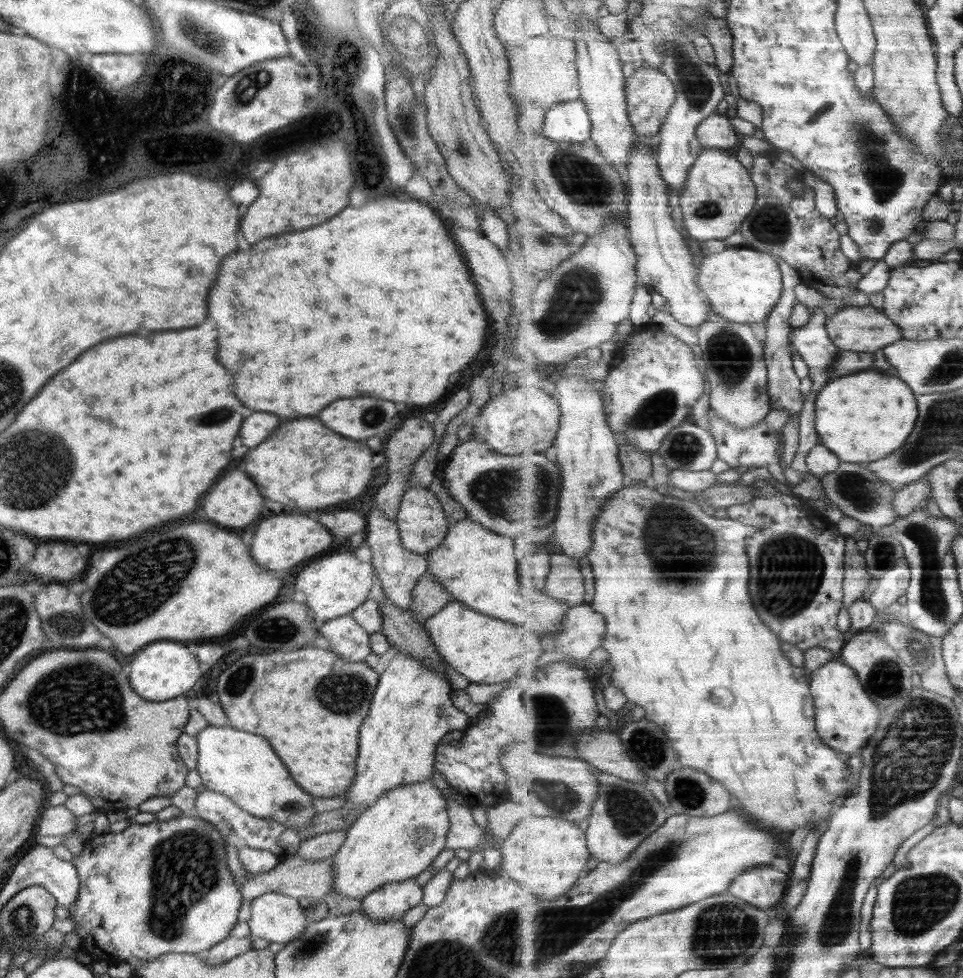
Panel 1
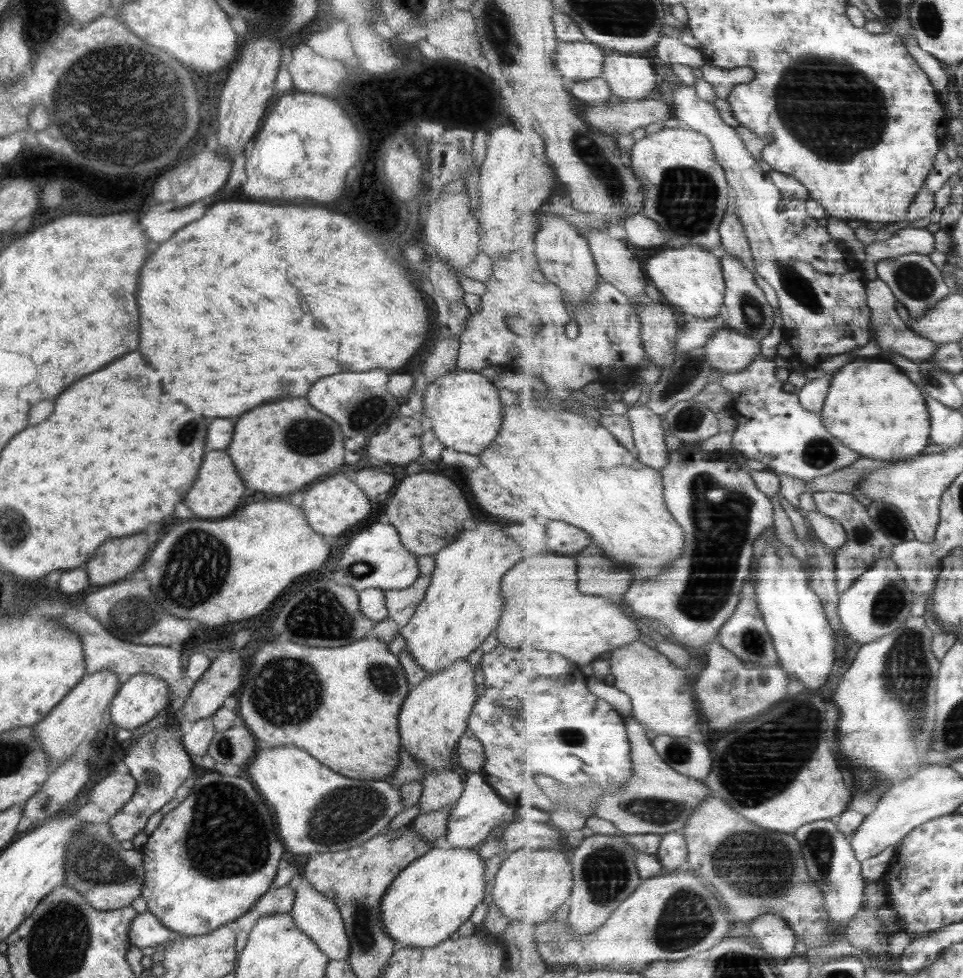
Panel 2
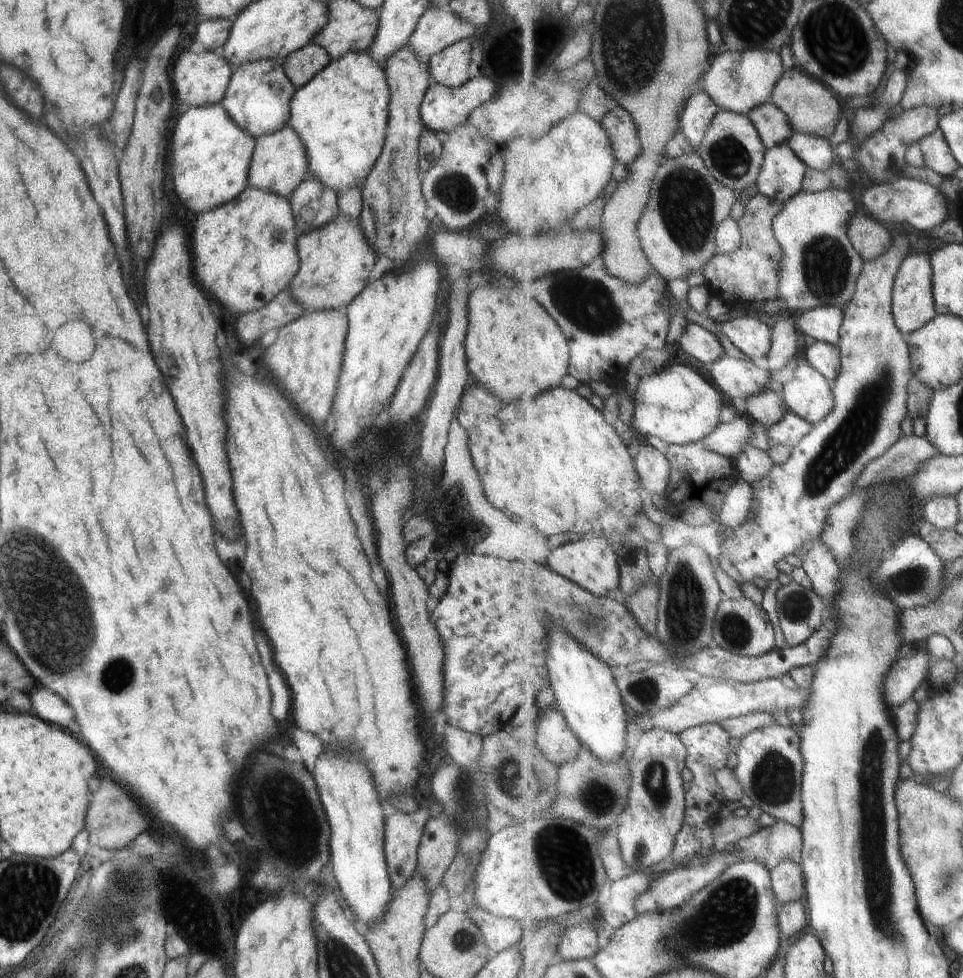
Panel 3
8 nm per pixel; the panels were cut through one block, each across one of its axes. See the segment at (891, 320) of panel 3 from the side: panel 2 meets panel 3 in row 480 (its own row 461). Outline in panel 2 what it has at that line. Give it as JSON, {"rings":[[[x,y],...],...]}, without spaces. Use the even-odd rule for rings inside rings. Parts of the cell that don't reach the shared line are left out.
{"rings":[[[760,353],[746,370],[737,373],[724,373],[719,380],[723,383],[724,388],[729,389],[734,396],[730,411],[736,417],[738,426],[734,432],[732,446],[745,453],[747,457],[769,464],[769,469],[775,473],[791,474],[804,480],[831,475],[833,472],[838,472],[844,467],[858,462],[862,454],[854,452],[840,438],[830,433],[822,413],[812,412],[804,407],[798,392],[784,390],[785,382],[778,380],[776,372],[778,372],[778,364]]]}

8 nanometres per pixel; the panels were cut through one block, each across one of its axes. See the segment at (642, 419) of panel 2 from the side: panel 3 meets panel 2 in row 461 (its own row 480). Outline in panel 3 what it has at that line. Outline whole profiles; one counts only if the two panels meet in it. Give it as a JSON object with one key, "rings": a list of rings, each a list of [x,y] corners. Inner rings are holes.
{"rings":[[[643,444],[635,459],[646,491],[651,494],[666,494],[670,486],[672,462],[658,448]]]}

